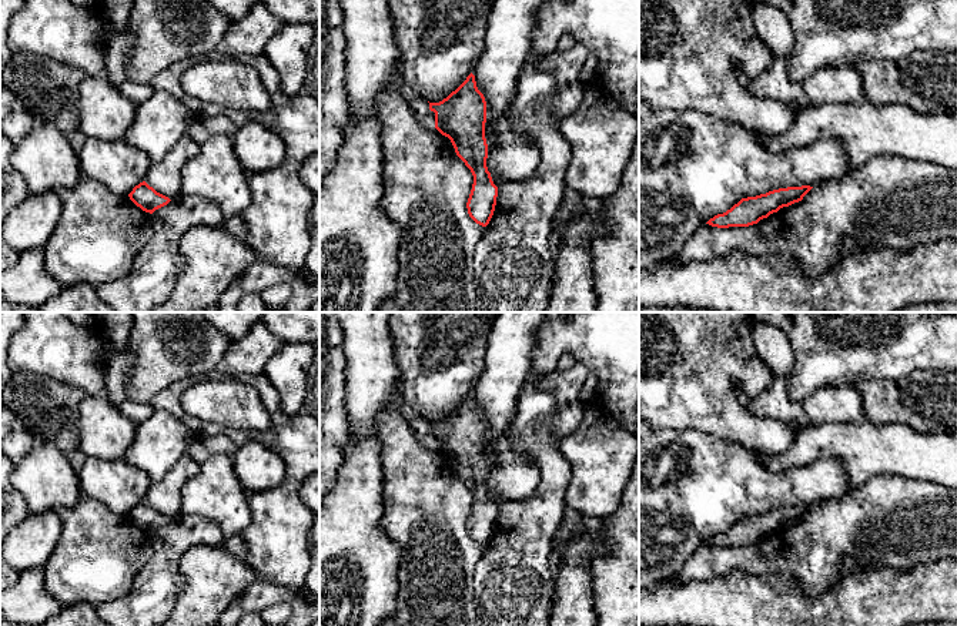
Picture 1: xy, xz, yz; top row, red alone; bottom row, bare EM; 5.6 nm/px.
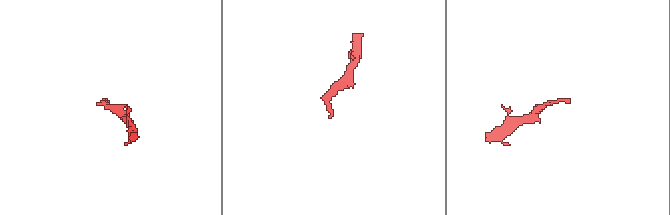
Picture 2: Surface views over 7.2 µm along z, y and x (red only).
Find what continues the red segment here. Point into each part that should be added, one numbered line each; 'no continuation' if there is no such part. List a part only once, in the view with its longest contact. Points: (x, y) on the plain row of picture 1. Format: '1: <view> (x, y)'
1: xz (420, 425)

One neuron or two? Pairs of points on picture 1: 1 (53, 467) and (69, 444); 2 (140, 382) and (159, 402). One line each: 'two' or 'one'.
1: two
2: two

